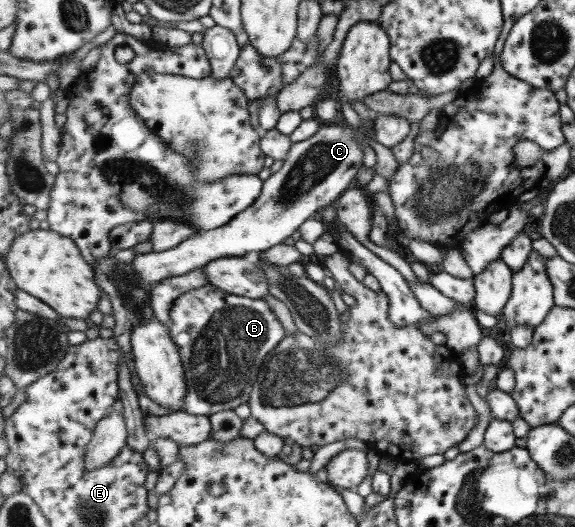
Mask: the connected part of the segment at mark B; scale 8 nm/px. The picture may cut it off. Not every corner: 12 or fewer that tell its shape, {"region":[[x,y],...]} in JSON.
{"region":[[206,284],[171,307],[187,413],[247,403],[286,339],[265,299]]}

